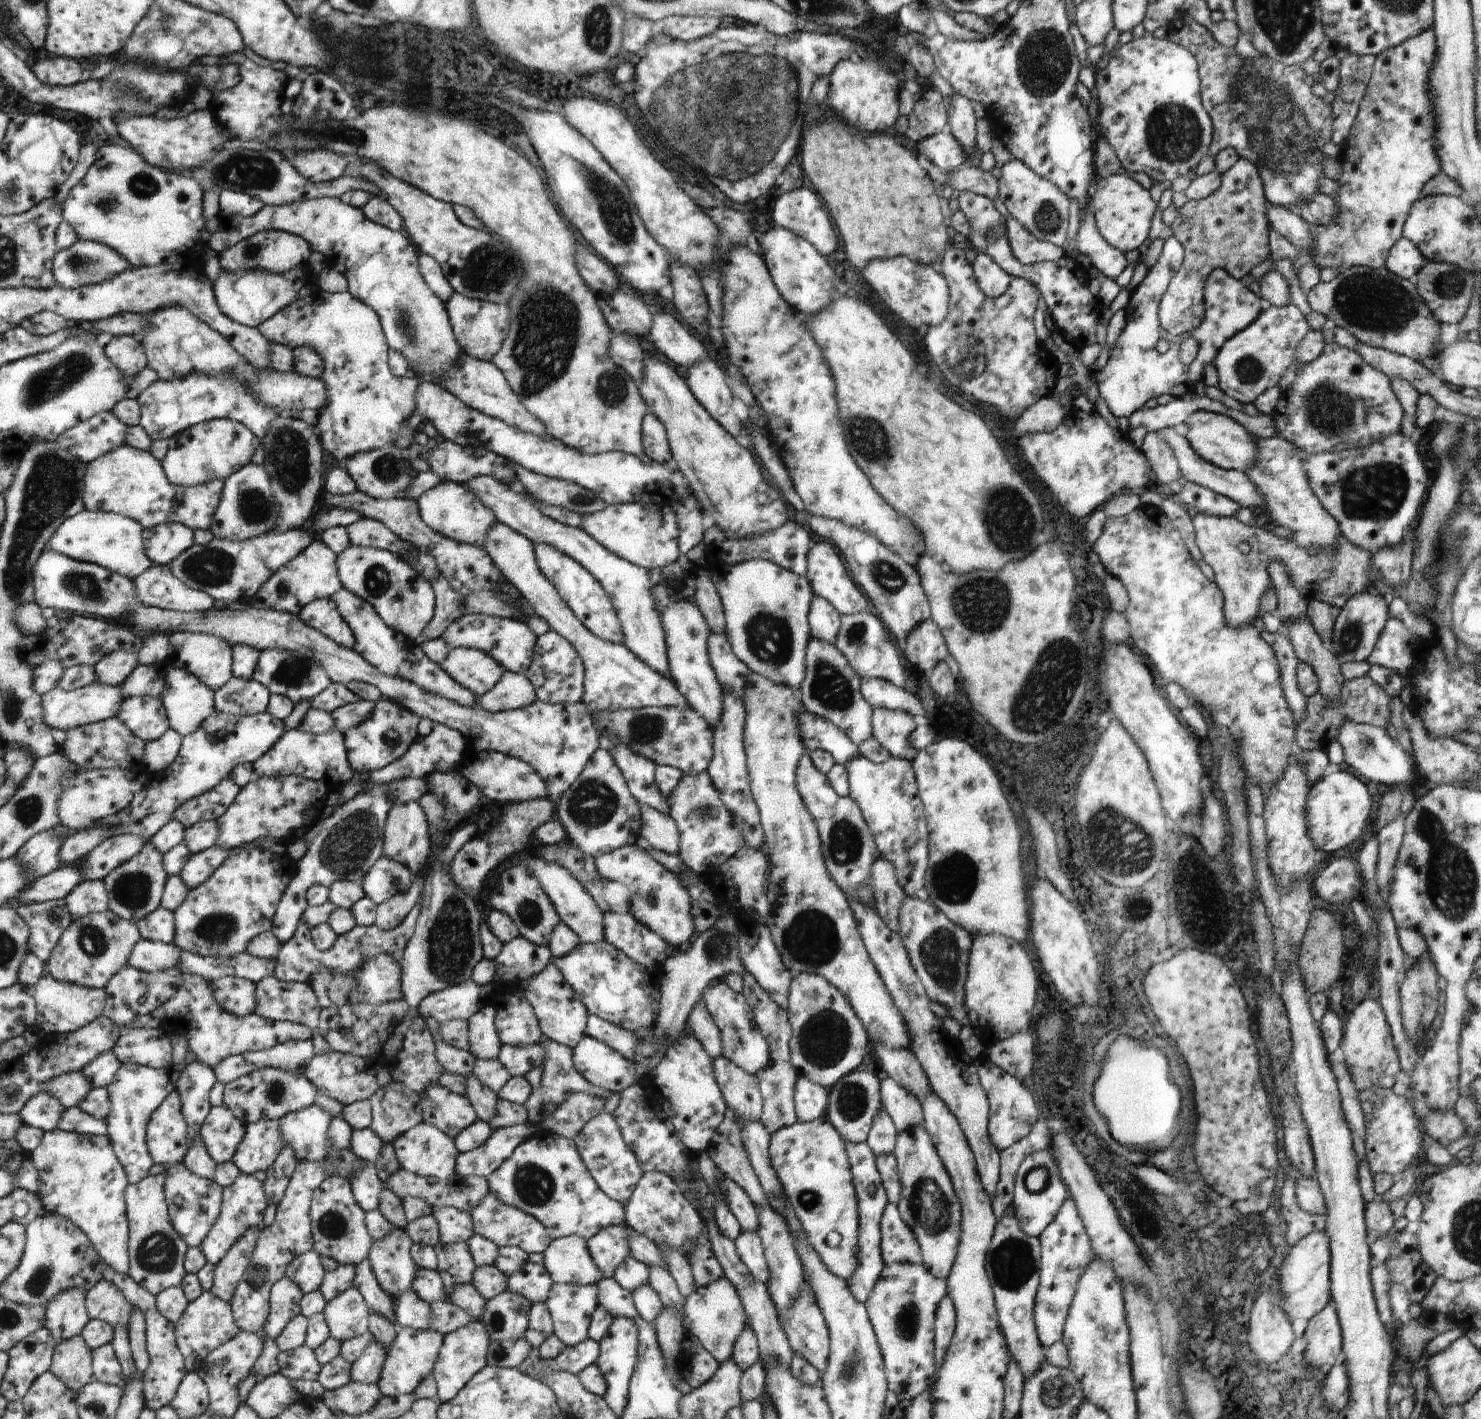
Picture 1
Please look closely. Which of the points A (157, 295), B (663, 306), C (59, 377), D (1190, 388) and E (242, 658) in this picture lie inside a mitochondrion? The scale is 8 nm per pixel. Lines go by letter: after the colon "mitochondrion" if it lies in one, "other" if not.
A: other
B: other
C: mitochondrion
D: other
E: other

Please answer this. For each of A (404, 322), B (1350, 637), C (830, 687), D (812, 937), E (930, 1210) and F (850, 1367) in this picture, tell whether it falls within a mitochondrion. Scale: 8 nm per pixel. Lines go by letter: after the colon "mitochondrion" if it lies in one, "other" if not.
A: mitochondrion
B: mitochondrion
C: mitochondrion
D: mitochondrion
E: mitochondrion
F: mitochondrion

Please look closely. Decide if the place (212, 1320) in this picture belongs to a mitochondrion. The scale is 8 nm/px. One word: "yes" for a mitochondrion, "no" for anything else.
yes

